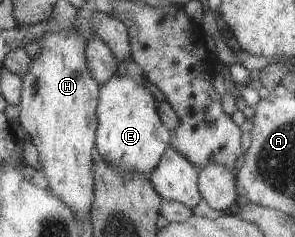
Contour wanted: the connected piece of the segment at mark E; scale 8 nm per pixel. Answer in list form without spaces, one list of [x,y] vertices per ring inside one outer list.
[[[144,73],[138,77],[129,77],[126,74],[124,77],[113,76],[105,85],[100,86],[97,154],[110,162],[121,174],[141,172],[151,175],[166,155],[167,148],[172,145],[173,133],[162,120],[155,97],[141,83],[143,78],[148,81]]]

